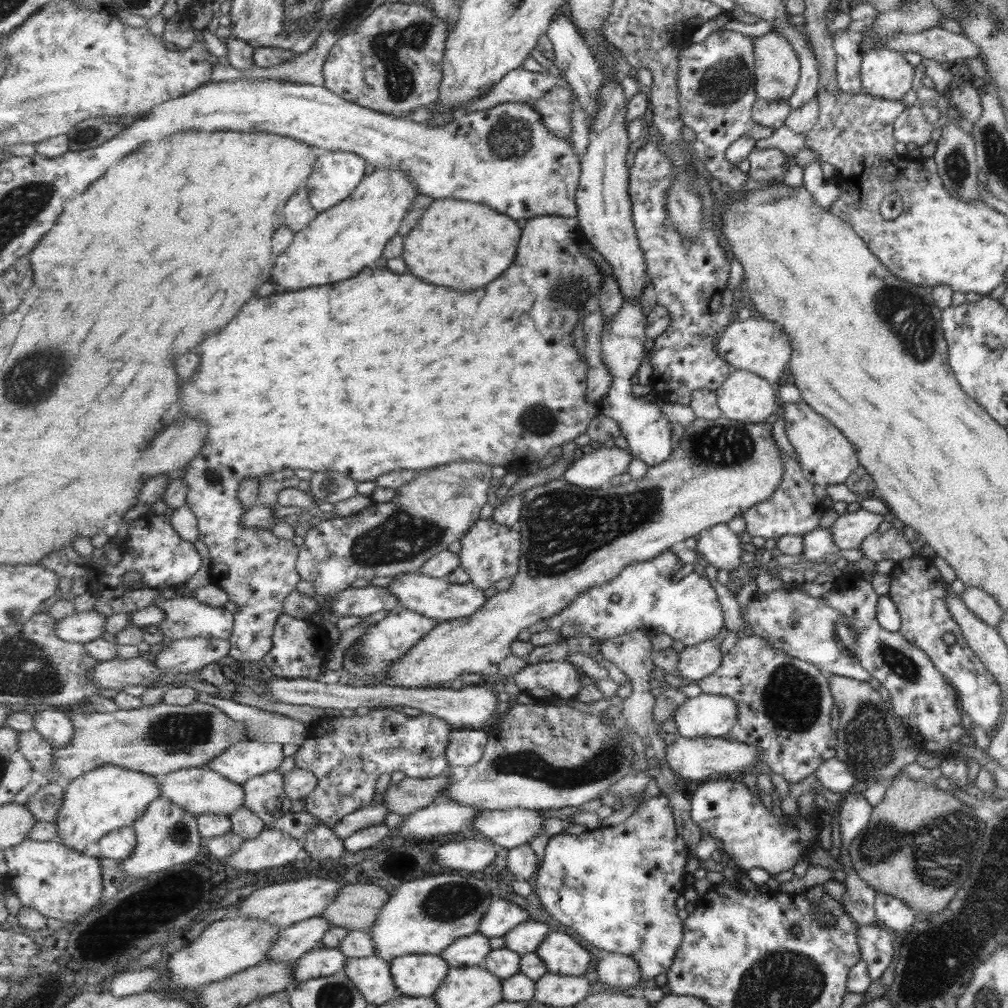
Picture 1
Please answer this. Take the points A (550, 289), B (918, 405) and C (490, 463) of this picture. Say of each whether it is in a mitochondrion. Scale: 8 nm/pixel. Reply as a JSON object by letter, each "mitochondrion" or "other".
{"A":"mitochondrion","B":"other","C":"other"}

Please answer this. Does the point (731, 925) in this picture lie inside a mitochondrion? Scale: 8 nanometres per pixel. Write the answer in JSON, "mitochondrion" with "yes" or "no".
{"mitochondrion":"no"}

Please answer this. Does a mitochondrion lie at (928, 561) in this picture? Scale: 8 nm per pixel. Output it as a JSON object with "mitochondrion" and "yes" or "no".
{"mitochondrion":"no"}

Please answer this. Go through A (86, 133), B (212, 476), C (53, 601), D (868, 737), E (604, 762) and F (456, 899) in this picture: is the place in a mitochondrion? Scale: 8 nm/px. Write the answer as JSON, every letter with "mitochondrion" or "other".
{"A":"mitochondrion","B":"mitochondrion","C":"other","D":"mitochondrion","E":"mitochondrion","F":"mitochondrion"}

